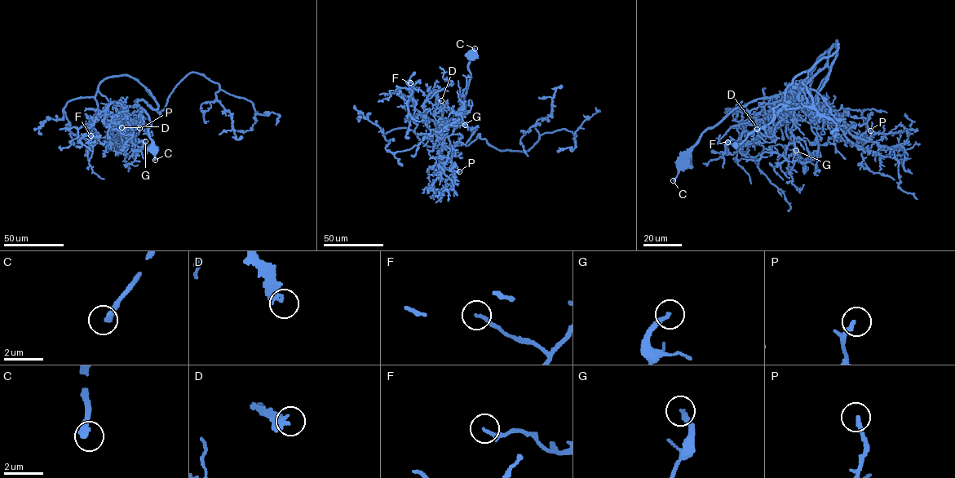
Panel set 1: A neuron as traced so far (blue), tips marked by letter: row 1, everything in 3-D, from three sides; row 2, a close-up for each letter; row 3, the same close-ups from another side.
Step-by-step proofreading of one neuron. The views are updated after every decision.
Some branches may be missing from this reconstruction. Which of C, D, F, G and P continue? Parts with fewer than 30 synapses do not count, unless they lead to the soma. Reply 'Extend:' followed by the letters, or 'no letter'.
Extend: D, P

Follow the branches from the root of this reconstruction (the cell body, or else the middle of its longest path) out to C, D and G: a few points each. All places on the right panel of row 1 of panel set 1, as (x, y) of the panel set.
C: (685, 164), (673, 180)
D: (685, 164), (700, 136), (735, 109), (798, 94), (770, 96), (770, 110), (778, 110), (758, 115), (757, 129)
G: (685, 164), (700, 136), (733, 110), (788, 91), (798, 94), (785, 100), (794, 142), (789, 161), (796, 150)

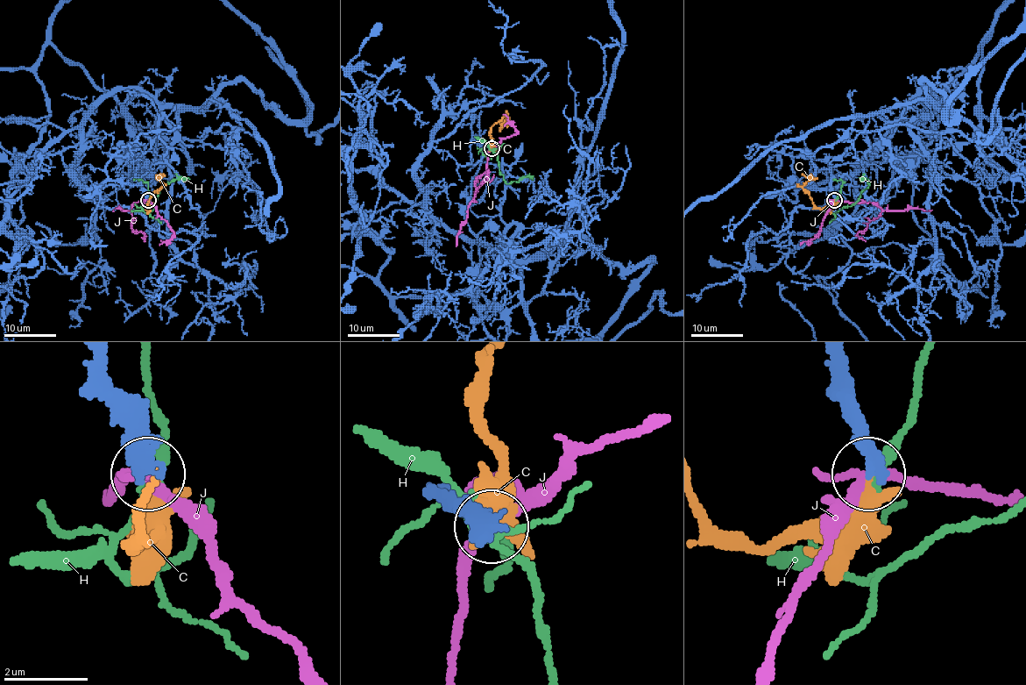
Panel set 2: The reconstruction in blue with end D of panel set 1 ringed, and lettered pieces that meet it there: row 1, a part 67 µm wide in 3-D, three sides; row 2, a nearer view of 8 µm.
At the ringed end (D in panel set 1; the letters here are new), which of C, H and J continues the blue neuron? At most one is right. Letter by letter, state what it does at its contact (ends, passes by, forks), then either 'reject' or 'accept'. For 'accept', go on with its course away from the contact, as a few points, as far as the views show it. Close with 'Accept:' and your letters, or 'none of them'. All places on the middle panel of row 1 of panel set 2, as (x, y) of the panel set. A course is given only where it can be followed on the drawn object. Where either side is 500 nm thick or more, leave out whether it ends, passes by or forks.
C: it passes by; accept; it runs (491, 149), (491, 127), (505, 117), (498, 132)
H: it passes by; reject
J: it forks there; reject
Accept: C

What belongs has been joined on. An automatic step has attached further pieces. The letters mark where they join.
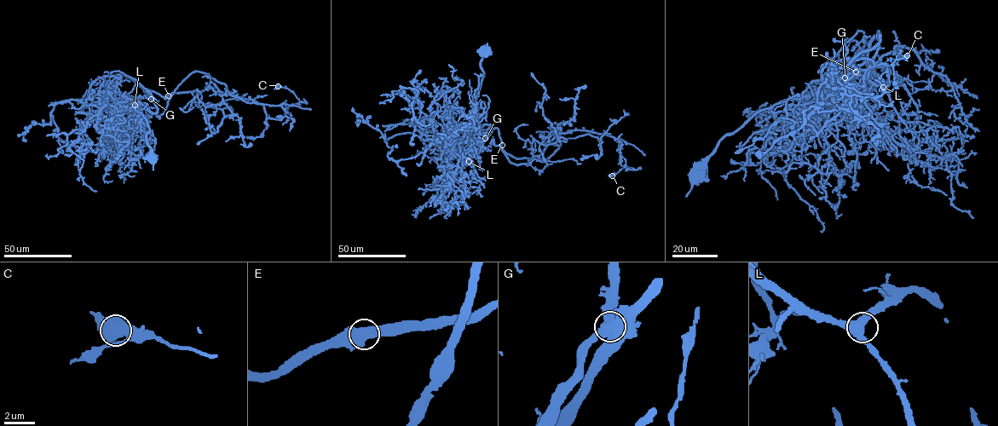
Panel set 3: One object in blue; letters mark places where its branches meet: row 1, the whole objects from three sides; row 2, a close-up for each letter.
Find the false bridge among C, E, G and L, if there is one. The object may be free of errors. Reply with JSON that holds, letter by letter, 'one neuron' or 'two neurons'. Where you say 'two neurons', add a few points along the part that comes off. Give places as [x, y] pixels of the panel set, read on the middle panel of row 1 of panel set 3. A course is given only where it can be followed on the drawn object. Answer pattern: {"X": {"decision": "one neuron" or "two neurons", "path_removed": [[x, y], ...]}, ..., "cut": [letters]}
{"C": {"decision": "one neuron"}, "E": {"decision": "one neuron"}, "G": {"decision": "two neurons", "path_removed": [[485, 138], [485, 124], [497, 128], [504, 154], [521, 164], [561, 134], [604, 134], [633, 168], [608, 175]]}, "L": {"decision": "one neuron"}, "cut": ["G"]}

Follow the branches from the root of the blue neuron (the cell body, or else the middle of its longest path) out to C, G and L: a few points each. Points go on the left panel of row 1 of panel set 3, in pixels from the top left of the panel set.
C: (152, 158), (133, 106), (158, 110), (147, 90), (298, 102), (278, 86)
G: (152, 158), (151, 148), (147, 140), (149, 132), (147, 120), (133, 106), (135, 97), (151, 99)
L: (152, 158), (151, 148), (147, 140), (149, 132), (147, 120), (133, 106), (135, 97), (137, 102), (135, 105)

